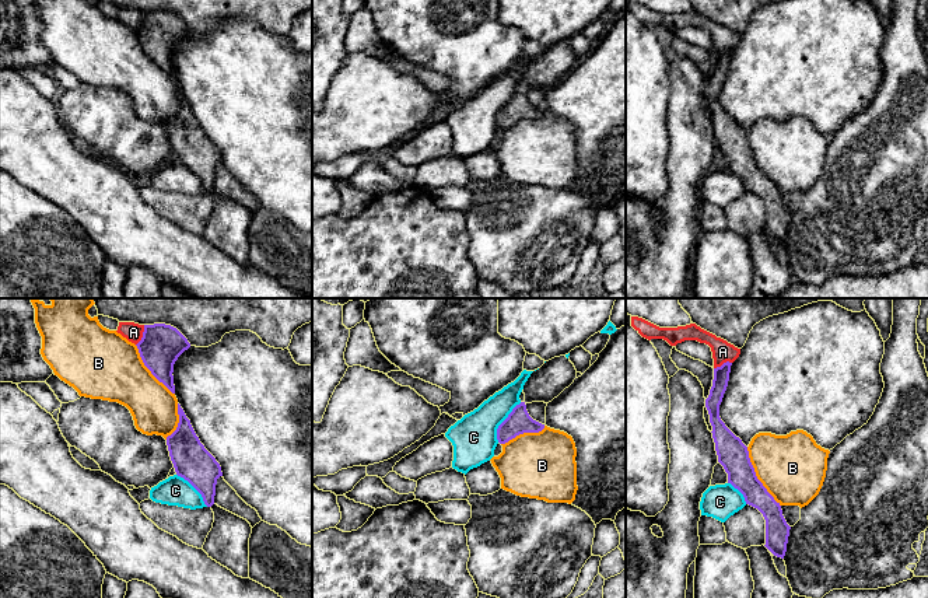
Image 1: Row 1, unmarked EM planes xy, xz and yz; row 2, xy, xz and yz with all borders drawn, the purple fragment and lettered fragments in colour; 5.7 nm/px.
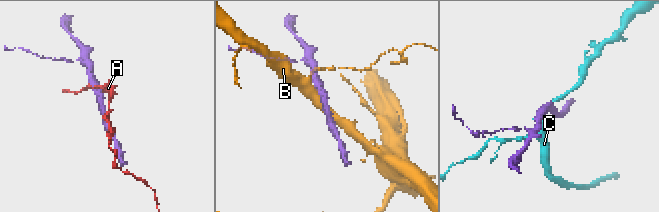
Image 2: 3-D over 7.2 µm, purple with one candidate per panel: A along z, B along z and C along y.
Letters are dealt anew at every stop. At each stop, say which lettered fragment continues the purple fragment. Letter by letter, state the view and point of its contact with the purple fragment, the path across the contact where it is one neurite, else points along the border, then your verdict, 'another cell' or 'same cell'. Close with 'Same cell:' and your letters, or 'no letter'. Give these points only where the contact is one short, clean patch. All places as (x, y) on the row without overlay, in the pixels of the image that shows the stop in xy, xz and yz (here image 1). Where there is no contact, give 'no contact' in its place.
A: meets purple in xy at (143, 21); another cell
B: meets purple in yz at (756, 163); another cell
C: meets purple in xz at (503, 108); border along xz (521, 88), (498, 112), (497, 128); another cell
Same cell: no letter

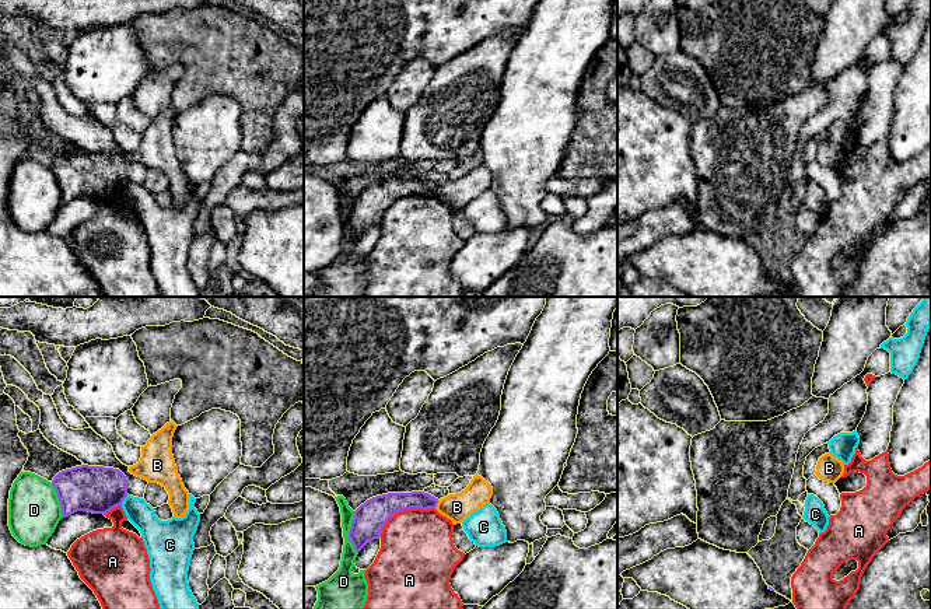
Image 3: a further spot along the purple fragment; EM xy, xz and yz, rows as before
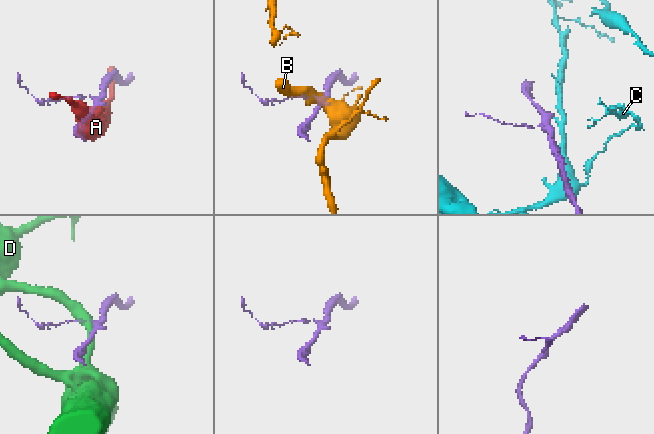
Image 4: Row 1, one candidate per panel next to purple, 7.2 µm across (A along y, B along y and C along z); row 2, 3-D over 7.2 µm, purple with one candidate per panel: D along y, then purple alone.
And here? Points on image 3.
A: meets purple in xz at (402, 196); another cell
B: meets purple in xz at (437, 189); border along xz (438, 186), (434, 193); another cell
C: meets purple in xy at (123, 185); another cell
D: meets purple in xz at (349, 219); another cell
Same cell: no letter

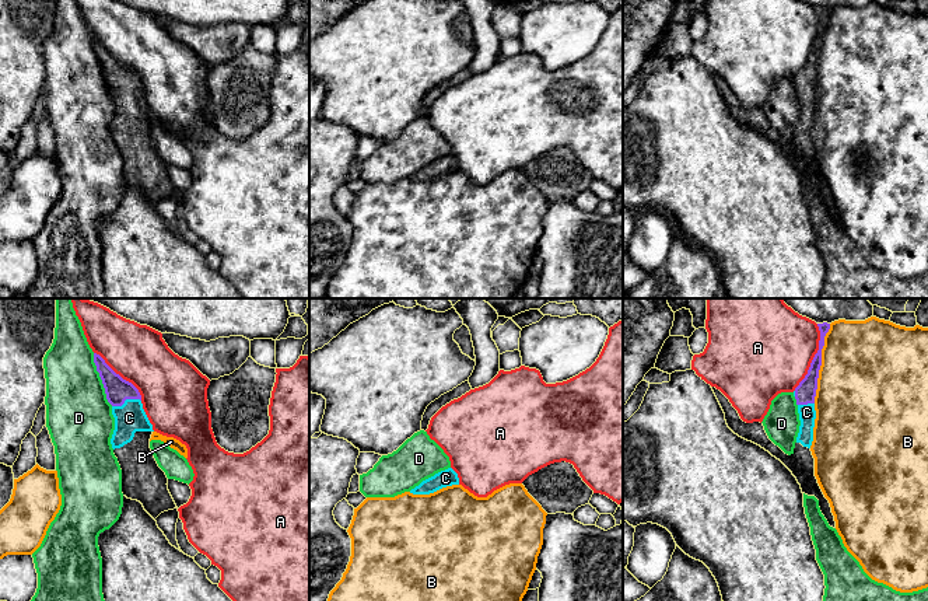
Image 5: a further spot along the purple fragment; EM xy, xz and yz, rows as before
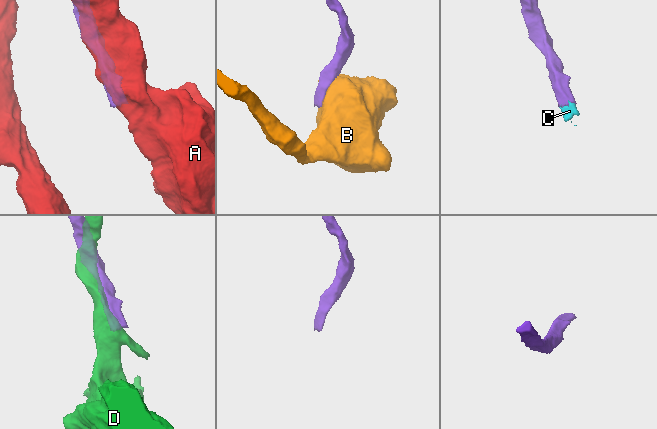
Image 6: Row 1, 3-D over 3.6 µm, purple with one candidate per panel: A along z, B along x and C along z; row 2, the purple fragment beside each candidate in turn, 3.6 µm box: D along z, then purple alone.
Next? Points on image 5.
A: meets purple in yz at (813, 44); another cell
B: meets purple in yz at (820, 49); another cell
C: meets purple in xy at (126, 84); runs through xy (118, 76), (126, 84), (129, 104); same cell
D: meets purple in xy at (101, 65); another cell
Same cell: C

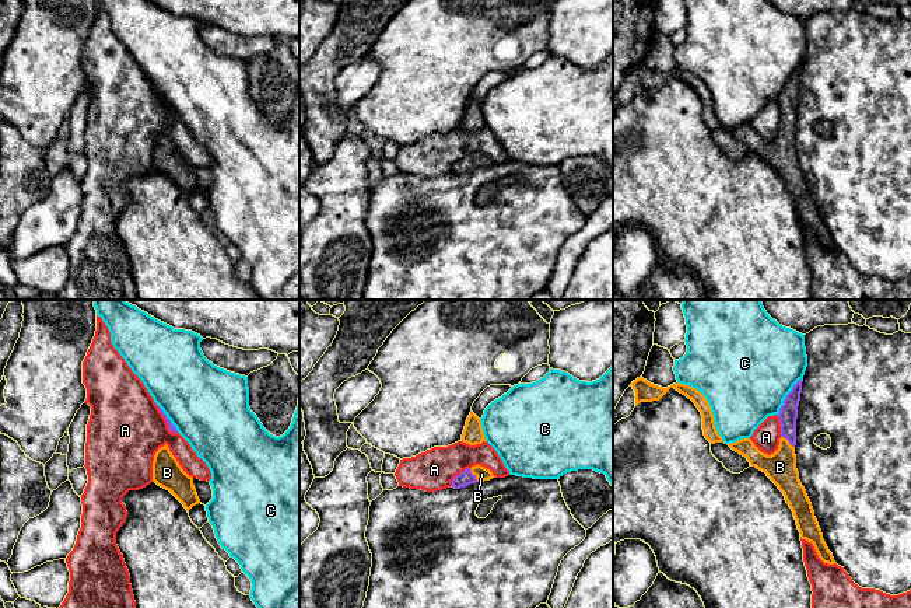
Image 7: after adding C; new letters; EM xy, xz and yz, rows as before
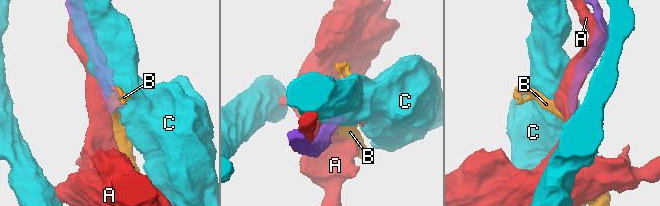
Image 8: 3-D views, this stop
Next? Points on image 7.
A: meets purple in xy at (165, 105); another cell
B: meets purple in xz at (473, 161); runs through xz (465, 164), (473, 161), (482, 160); same cell
C: meets purple in yz at (787, 83); another cell
Same cell: B

